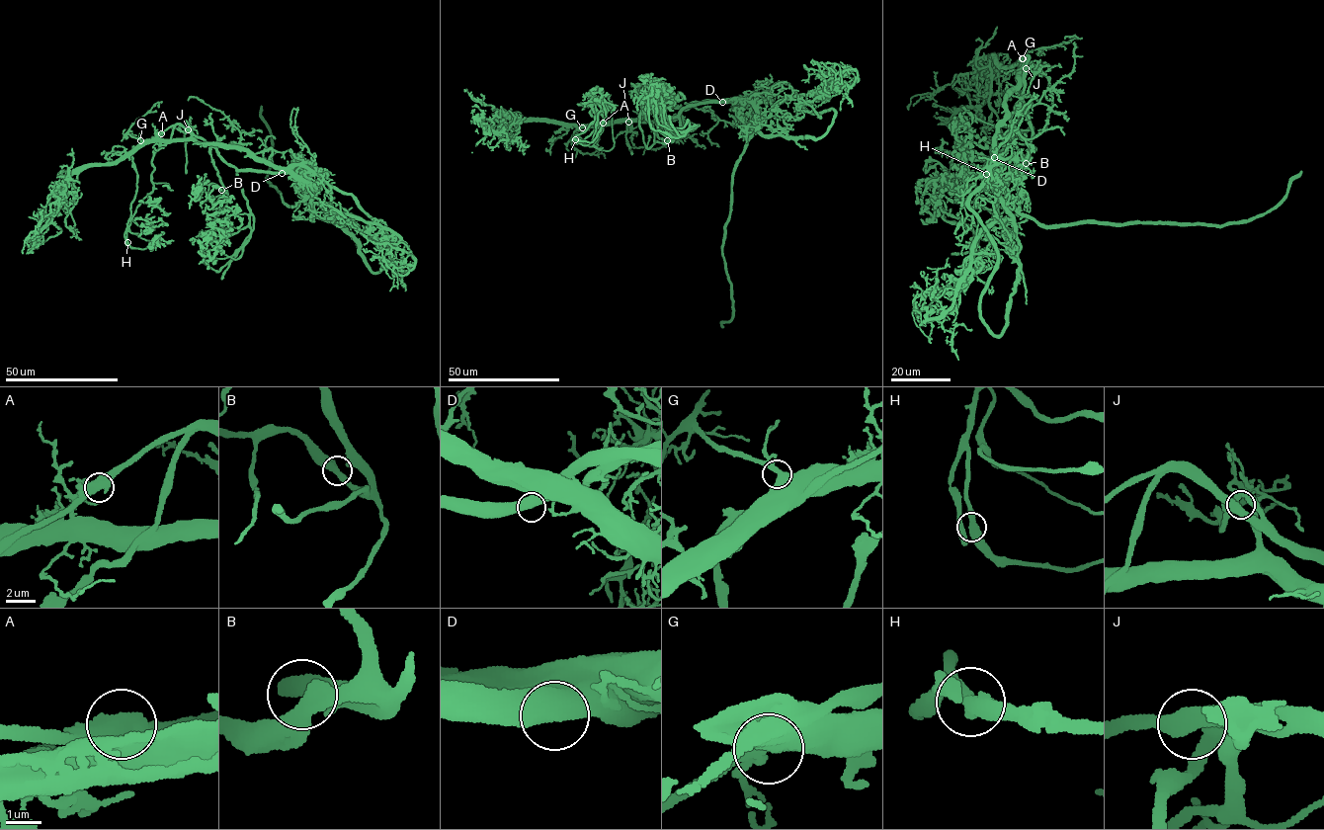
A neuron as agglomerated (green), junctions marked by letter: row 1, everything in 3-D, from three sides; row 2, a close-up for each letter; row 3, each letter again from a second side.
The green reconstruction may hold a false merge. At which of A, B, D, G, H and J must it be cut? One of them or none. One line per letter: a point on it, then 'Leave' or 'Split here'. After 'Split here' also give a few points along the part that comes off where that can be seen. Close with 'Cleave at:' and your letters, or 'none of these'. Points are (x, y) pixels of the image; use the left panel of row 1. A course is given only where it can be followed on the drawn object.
A: Place: (161, 133). Leave
B: Place: (221, 190). Leave
D: Place: (282, 173). Leave
G: Place: (140, 140). Leave
H: Place: (127, 242). Leave
J: Place: (188, 129). Leave
Cleave at: none of these

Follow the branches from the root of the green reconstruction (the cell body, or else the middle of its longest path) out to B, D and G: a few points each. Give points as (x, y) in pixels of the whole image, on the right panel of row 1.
B: (998, 130), (1006, 114), (1005, 98), (1011, 95), (1023, 97), (1032, 129), (1026, 163)
D: (998, 130), (994, 157)
G: (998, 130), (1006, 114), (1006, 97), (1019, 81), (1023, 58)

